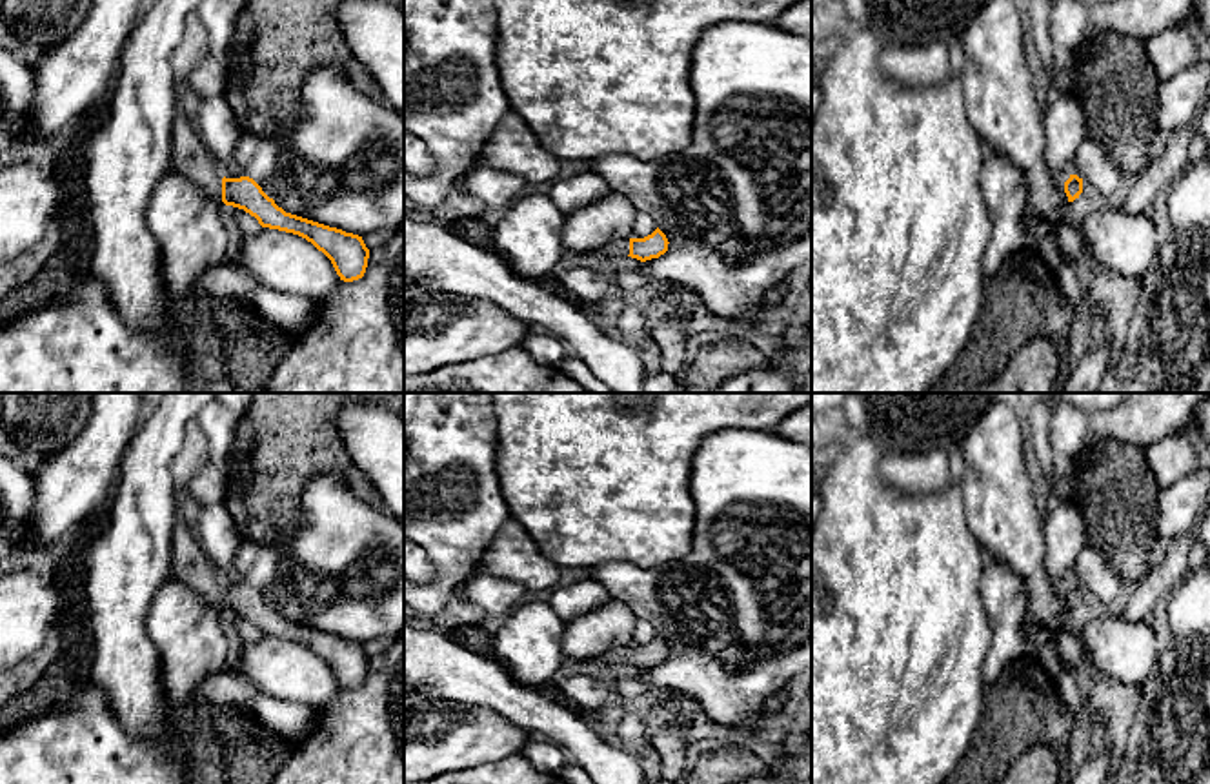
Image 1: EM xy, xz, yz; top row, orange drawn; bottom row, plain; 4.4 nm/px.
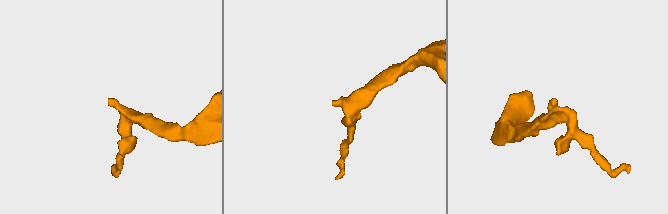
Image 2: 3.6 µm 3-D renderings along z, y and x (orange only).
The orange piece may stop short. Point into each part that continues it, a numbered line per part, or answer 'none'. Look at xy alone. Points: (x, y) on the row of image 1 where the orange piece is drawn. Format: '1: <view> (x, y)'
1: xy (190, 157)

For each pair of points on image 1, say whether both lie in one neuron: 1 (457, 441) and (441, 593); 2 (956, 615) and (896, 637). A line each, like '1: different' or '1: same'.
1: same
2: same

